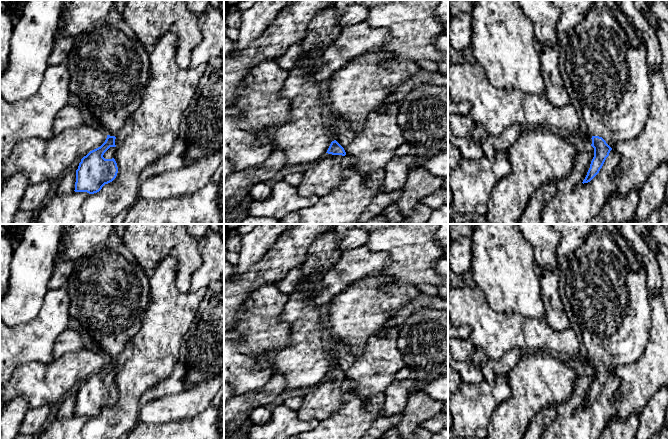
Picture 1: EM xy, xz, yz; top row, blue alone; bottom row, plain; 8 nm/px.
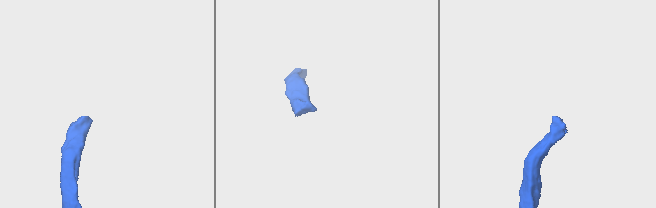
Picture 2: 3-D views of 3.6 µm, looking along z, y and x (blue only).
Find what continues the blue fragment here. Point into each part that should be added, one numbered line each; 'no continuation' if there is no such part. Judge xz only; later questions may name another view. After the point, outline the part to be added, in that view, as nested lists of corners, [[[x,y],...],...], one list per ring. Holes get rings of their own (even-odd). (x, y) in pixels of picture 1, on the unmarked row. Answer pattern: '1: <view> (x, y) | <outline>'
1: xz (327, 398) | [[[326,377],[318,387],[303,396],[303,402],[297,411],[300,420],[317,419],[322,421],[336,413],[343,401],[354,394],[354,386],[348,379]]]

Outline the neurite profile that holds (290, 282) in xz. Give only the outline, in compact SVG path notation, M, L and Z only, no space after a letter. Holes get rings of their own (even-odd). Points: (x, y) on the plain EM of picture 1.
M302 266L292 269L281 281L277 283L277 286L281 292L285 292L290 295L299 286L301 277Z

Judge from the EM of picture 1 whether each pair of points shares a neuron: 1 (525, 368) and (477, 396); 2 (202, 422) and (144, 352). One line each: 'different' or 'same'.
1: different
2: different

